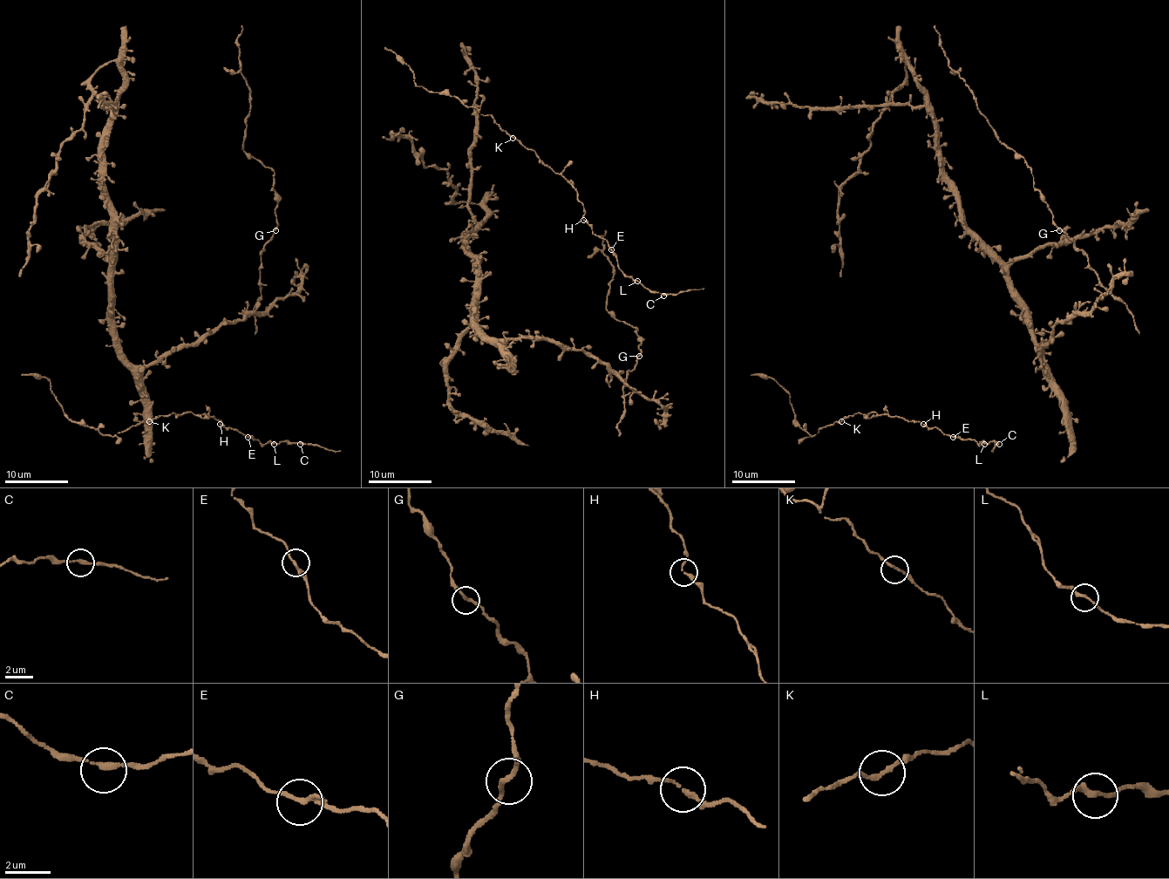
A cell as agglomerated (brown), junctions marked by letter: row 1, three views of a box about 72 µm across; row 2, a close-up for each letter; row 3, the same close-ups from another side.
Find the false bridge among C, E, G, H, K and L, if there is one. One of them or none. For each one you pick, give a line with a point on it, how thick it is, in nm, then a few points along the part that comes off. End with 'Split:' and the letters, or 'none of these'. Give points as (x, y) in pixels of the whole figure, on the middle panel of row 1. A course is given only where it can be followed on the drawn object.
Split: none of these

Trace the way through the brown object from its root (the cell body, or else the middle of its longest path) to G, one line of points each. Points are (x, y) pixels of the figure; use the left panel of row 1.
G: (112, 112), (112, 323), (133, 365), (261, 315), (261, 251), (275, 230)

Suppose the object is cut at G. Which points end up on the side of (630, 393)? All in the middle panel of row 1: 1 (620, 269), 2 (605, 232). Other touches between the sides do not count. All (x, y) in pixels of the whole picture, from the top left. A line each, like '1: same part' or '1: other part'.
1: same part
2: other part

